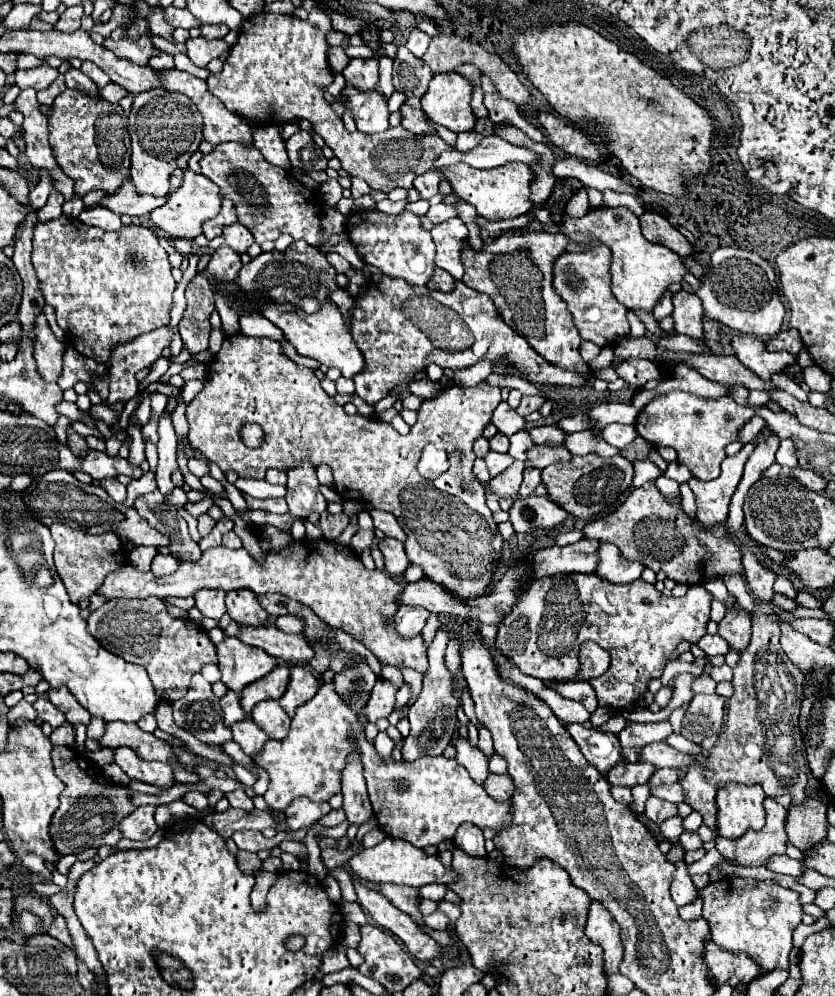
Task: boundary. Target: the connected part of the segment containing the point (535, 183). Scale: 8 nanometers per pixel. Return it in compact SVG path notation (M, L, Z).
M530 165L530 167L534 171L534 177L530 181L530 193L532 193L530 201L534 203L534 209L538 209L550 197L556 179L550 177L550 173L546 173L546 165Z

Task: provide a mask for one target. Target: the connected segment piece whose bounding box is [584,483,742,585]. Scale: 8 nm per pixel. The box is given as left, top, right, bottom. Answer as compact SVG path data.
M652 483L632 489L628 499L608 517L586 523L584 537L614 543L626 559L638 561L654 573L664 571L668 579L684 585L704 585L726 573L742 575L742 555L738 545L726 537L726 525L718 525L714 533L702 529L696 517L688 517L684 509L662 497Z

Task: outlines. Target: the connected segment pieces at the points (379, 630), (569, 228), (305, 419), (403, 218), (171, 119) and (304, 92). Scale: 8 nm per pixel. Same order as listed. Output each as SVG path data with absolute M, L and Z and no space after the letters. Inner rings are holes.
M298 541L294 543L286 553L266 553L266 561L258 563L254 561L246 549L226 549L224 545L204 551L202 559L198 563L180 563L178 571L166 577L154 577L150 571L142 573L134 569L132 565L124 565L122 569L110 573L98 593L102 593L106 599L112 597L186 597L196 595L200 589L250 589L256 595L278 591L292 599L302 601L308 605L322 621L326 621L332 627L344 629L348 635L362 639L362 643L382 661L396 667L412 667L420 673L426 671L428 659L426 659L426 647L422 643L422 637L414 639L402 639L392 627L392 617L398 609L394 605L396 597L400 595L402 587L394 583L386 573L374 569L366 571L362 561L354 555L350 547L338 545L334 541ZM384 617L390 619L390 625L384 623Z
M598 207L588 211L584 217L574 219L564 213L564 225L554 225L544 229L548 231L562 231L564 235L570 237L570 241L580 243L590 237L598 237L604 245L610 247L612 251L612 293L616 299L626 305L628 309L644 309L652 311L664 291L668 289L670 283L682 281L686 275L686 267L682 265L682 259L678 253L668 249L666 245L646 241L640 233L640 223L638 217L626 209L626 207Z
M230 335L224 339L222 349L210 365L206 387L188 403L186 417L190 423L190 445L200 449L212 463L216 463L224 473L234 471L242 479L264 479L270 467L280 471L290 471L300 463L310 463L314 467L328 465L334 475L334 491L352 501L360 501L374 509L386 509L396 515L398 523L406 533L406 555L412 565L422 567L424 577L450 589L460 601L474 601L474 597L486 595L492 575L502 557L504 539L498 531L498 523L492 519L492 511L486 505L484 485L472 475L472 463L476 455L472 453L472 443L482 437L486 423L490 423L492 411L500 403L500 387L492 387L488 381L476 387L452 385L440 391L434 399L424 399L418 409L418 421L412 425L408 435L400 435L390 423L364 415L346 415L344 409L326 395L320 387L320 379L314 369L294 363L282 353L282 345L272 339L256 339L246 335ZM246 423L256 423L264 429L264 441L260 447L250 449L242 443L240 431ZM444 439L450 469L434 483L426 481L416 465L424 445Z
M378 209L354 211L346 219L348 237L364 263L376 265L384 275L394 279L404 279L410 285L426 285L434 271L436 245L428 229L422 227L420 217L404 211L400 215L388 215Z
M150 89L138 93L130 111L130 139L132 139L132 167L130 181L138 195L164 197L170 191L170 175L176 167L186 167L190 155L202 141L202 117L198 111L186 111L190 103L174 103L166 97L166 89Z
M314 7L306 21L298 19L296 15L282 15L282 13L256 13L248 17L242 23L238 41L230 47L230 55L224 61L224 69L220 73L214 73L208 77L208 89L212 95L216 95L232 113L238 117L250 119L256 125L282 125L292 119L308 119L312 123L312 129L326 141L326 145L334 151L334 155L340 159L342 169L346 169L352 177L364 179L372 189L380 191L392 191L394 187L412 187L414 177L426 173L432 169L434 159L444 151L452 149L448 143L440 139L440 135L416 135L404 129L402 125L390 127L384 133L366 135L362 131L346 131L342 125L342 119L334 113L334 107L324 99L324 91L334 81L334 73L328 65L328 41L326 35L332 31L330 13L324 7Z

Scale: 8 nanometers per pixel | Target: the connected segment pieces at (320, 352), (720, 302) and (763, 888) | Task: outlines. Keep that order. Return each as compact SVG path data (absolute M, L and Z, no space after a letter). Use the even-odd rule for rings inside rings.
M260 303L258 305L266 319L270 319L274 325L278 325L284 333L284 337L296 347L300 355L308 355L316 361L320 361L326 367L338 367L344 377L352 379L364 369L364 357L358 345L354 343L348 327L344 325L344 319L340 315L340 309L334 303L324 303L322 309L314 315L306 315L304 311L296 311L294 305L278 305L278 303Z
M718 247L704 269L704 281L696 295L702 299L704 319L718 321L734 331L756 337L774 337L782 327L784 305L778 297L778 283L772 265L752 251Z
M724 877L710 881L698 891L704 899L702 917L710 921L712 941L730 953L746 953L758 961L760 975L774 969L788 969L788 955L792 949L792 931L802 921L800 895L792 889L780 887L772 881L756 881L744 877Z

